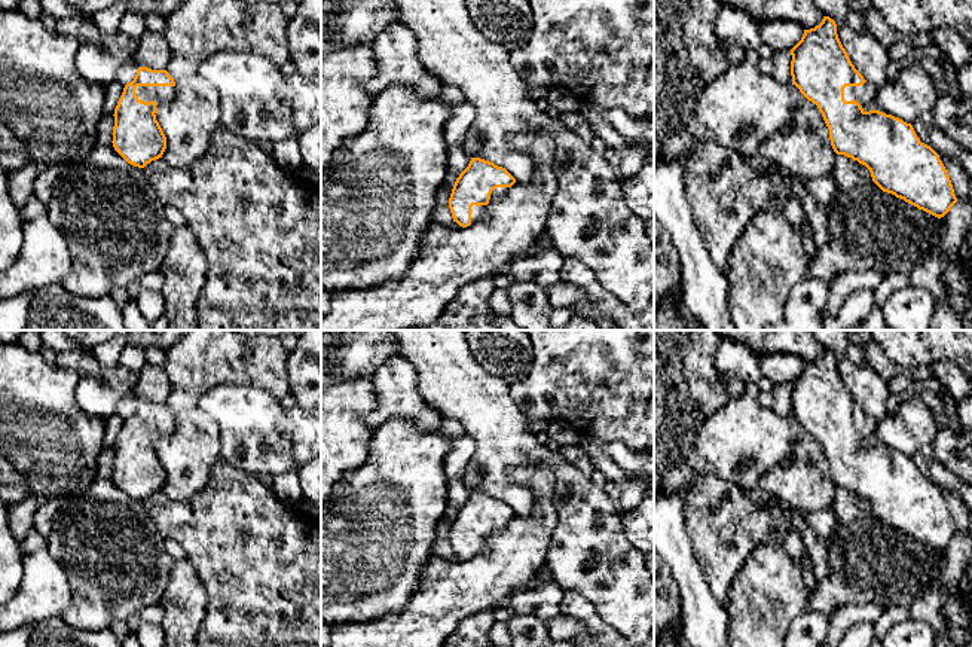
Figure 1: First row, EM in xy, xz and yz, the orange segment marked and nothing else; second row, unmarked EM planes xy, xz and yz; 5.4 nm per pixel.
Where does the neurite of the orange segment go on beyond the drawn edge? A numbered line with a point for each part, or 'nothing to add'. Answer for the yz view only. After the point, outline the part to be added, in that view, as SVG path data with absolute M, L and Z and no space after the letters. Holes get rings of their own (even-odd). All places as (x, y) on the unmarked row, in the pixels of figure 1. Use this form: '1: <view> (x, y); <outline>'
1: yz (865, 427); M865 415L861 419L846 419L844 421L844 433L846 434L858 434L864 443L874 443L875 439L877 419Z

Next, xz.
1: xz (477, 546); M473 538L471 540L471 558L483 553L487 547L487 538Z

